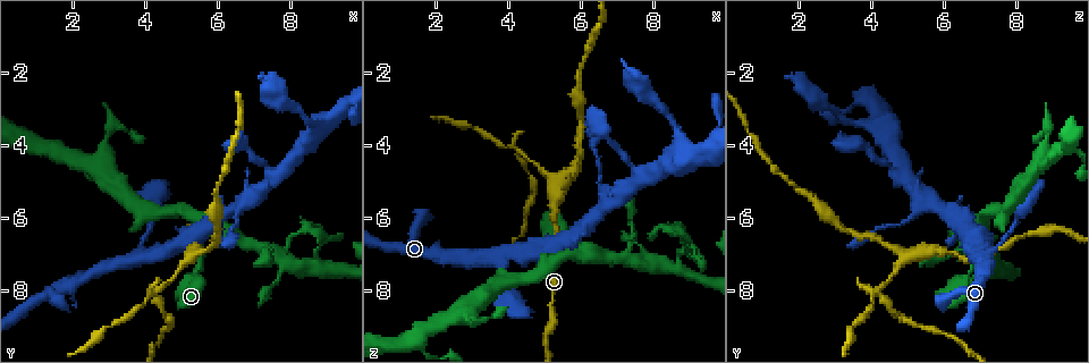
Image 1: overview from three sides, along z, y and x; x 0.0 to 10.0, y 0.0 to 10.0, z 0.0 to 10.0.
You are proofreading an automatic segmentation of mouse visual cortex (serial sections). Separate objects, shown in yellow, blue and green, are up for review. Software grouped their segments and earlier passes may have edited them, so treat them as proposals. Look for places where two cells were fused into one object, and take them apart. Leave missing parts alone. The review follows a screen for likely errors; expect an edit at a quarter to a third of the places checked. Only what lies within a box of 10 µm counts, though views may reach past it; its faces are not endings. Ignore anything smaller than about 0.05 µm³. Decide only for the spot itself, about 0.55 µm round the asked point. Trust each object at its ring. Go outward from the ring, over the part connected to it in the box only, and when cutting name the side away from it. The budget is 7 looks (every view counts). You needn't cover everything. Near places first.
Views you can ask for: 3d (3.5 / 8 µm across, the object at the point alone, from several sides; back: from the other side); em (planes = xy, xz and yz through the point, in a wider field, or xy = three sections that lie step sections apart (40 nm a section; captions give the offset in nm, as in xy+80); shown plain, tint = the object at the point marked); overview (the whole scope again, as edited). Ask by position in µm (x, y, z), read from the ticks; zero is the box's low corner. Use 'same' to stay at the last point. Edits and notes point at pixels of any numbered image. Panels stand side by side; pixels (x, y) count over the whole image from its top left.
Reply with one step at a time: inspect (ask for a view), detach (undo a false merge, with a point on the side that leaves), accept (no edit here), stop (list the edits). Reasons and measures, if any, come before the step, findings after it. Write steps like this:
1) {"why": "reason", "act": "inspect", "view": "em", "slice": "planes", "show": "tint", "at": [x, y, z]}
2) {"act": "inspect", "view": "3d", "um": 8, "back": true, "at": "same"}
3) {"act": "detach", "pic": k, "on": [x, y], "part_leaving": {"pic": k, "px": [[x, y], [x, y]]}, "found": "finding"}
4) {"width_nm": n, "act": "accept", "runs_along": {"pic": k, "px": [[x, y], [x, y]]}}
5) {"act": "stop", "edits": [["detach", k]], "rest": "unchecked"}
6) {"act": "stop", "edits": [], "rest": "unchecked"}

{"why": "three arms meet", "act": "inspect", "view": "3d", "um": 3.5, "at": [5.70, 6.40, 6.95]}

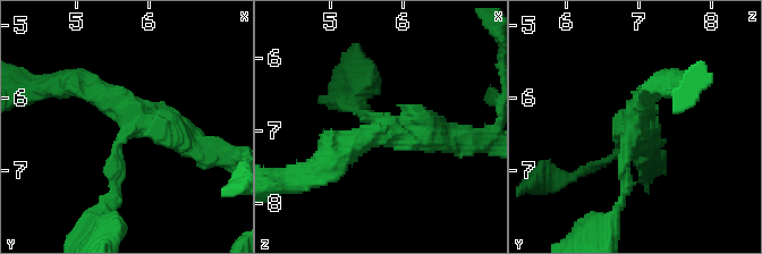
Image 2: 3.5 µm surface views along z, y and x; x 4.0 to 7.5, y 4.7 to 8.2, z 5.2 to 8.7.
{"why": "need the tissue", "act": "inspect", "view": "em", "slice": "xy", "step": 1, "show": "plain", "at": [5.75, 6.40, 6.95]}

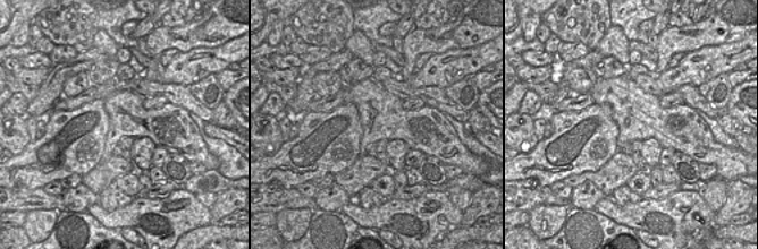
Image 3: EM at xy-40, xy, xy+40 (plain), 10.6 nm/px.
{"why": "where the object lies", "act": "inspect", "view": "em", "slice": "xy", "step": 1, "show": "tint", "at": "same"}

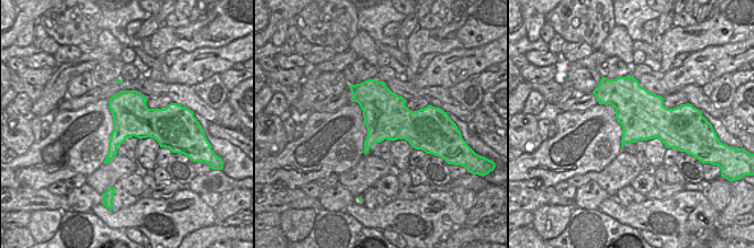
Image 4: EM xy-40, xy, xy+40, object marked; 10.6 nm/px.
{"arm_widths_nm": [150, 300, 400], "act": "accept", "runs_along": {"pic": 2, "px": [[623, 196], [636, 113], [662, 85]]}, "found": "all the same cell"}

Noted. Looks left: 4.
{"act": "inspect", "view": "3d", "um": 3.5, "back": true, "at": [8.70, 7.25, 7.45]}

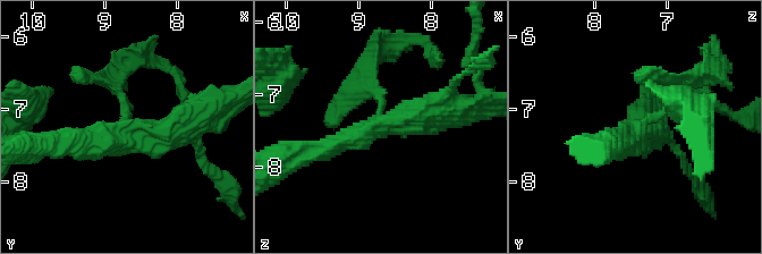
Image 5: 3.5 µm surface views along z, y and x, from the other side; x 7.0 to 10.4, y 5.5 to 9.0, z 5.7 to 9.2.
{"arms": 3, "arm_widths_nm": [100, 300, 350], "act": "inspect", "view": "em", "slice": "xy", "step": 1, "show": "tint", "at": [8.65, 7.30, 7.40]}

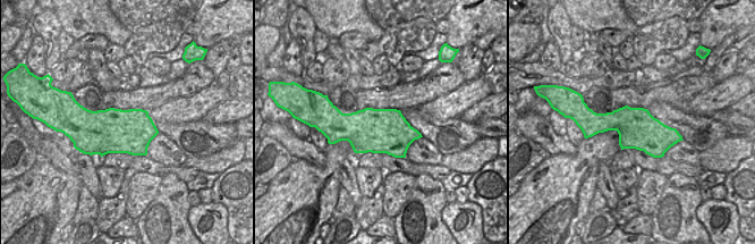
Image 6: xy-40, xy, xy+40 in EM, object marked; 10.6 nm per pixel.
{"act": "inspect", "view": "em", "slice": "xy", "step": 3, "show": "tint", "at": "same"}

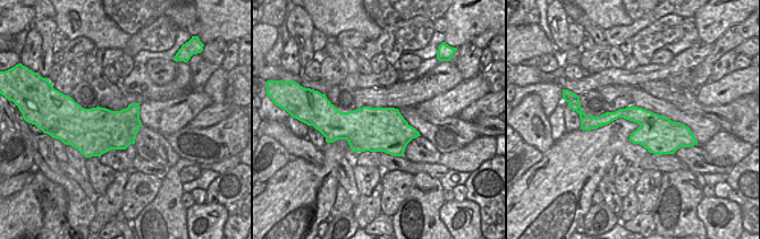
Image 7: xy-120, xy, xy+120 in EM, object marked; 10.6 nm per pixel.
{"width_nm": 480, "act": "detach", "pic": 5, "on": [353, 96], "part_leaving": {"pic": 5, "px": [[377, 95], [377, 54], [411, 40]]}, "found": "a second cell is stuck on"}

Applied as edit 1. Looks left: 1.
{"act": "stop", "edits": [["detach", 5]], "rest": "unchecked"}

